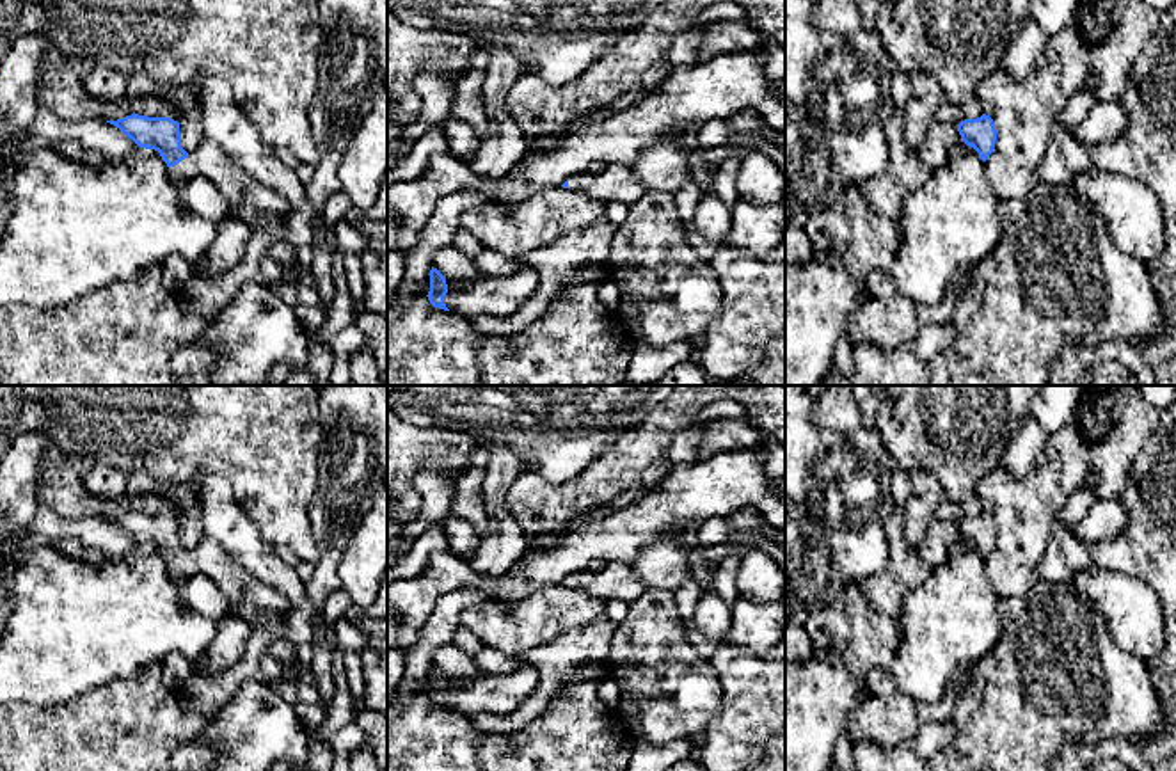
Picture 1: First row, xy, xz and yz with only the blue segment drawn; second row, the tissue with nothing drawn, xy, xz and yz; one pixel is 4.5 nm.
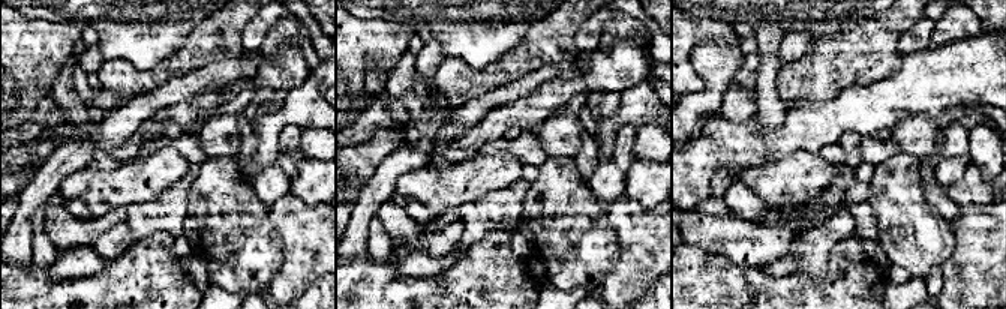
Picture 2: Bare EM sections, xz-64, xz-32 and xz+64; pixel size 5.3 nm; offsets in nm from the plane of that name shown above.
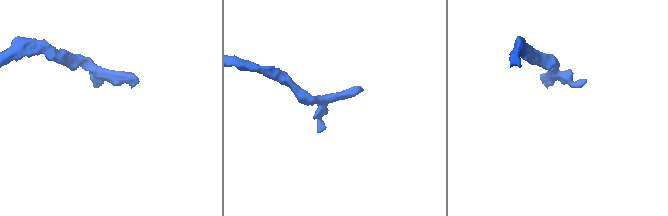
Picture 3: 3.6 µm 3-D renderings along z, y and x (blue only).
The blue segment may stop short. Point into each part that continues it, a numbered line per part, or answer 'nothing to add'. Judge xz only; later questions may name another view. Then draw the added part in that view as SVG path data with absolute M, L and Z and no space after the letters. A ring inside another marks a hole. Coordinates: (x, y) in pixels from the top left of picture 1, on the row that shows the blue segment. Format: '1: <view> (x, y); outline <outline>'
1: xz (617, 183); outline M608 165L600 174L583 172L568 179L568 190L584 192L604 203L636 203L647 190L631 172L631 167Z

